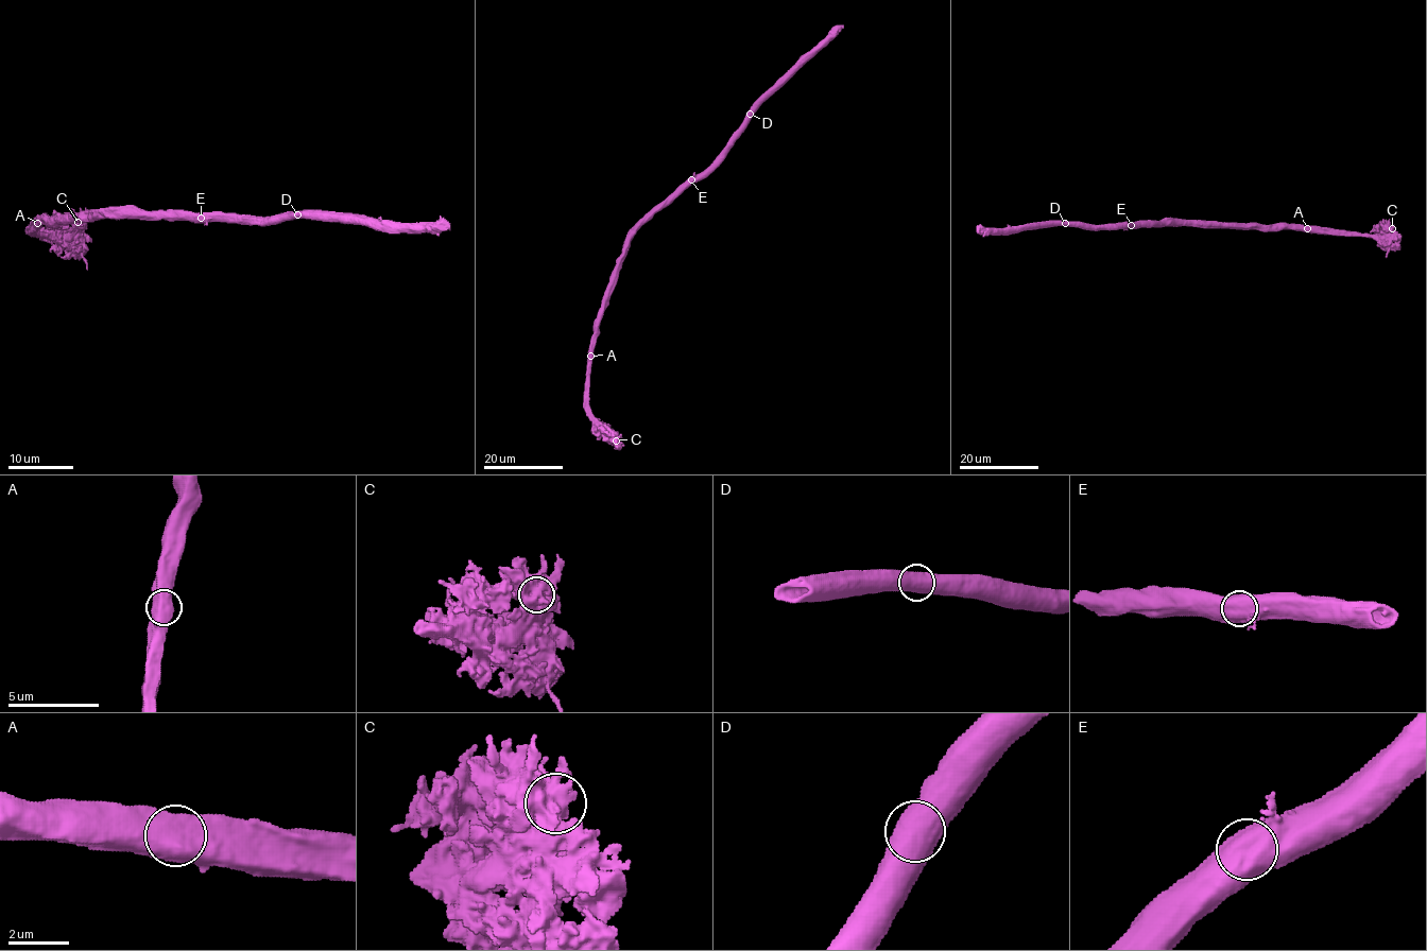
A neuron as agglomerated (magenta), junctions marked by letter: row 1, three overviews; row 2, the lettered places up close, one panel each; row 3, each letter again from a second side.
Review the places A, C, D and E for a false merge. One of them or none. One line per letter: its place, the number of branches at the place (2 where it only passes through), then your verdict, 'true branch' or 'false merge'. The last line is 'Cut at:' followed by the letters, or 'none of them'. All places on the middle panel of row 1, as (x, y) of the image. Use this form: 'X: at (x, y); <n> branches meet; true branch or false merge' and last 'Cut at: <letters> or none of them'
A: at (590, 356); 2 branches meet; true branch
C: at (616, 441); 2 branches meet; true branch
D: at (750, 114); 2 branches meet; true branch
E: at (691, 179); 2 branches meet; true branch
Cut at: none of them

